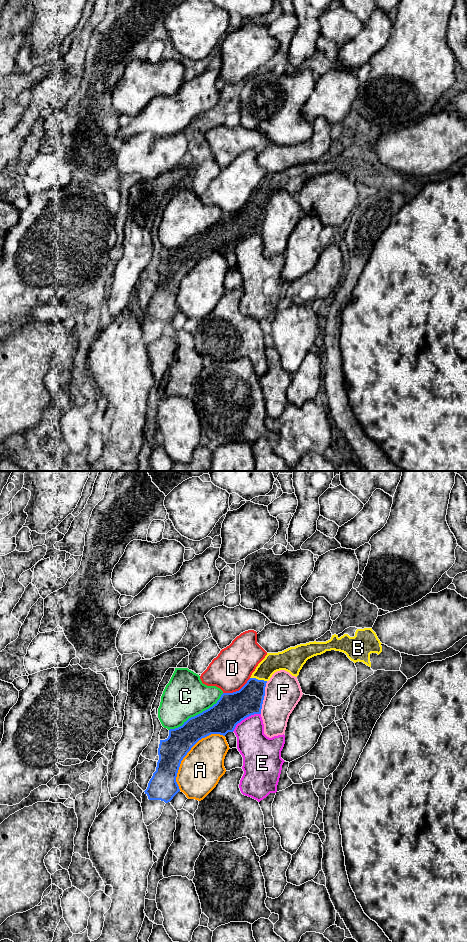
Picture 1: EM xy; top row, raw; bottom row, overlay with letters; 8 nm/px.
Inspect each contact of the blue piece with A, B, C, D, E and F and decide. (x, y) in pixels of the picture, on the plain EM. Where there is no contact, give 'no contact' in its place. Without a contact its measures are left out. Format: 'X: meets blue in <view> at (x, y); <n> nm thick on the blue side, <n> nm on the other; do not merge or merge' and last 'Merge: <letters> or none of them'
A: meets blue in xy at (187, 272); 220 nm thick on the blue side, 340 nm on the other; do not merge
B: meets blue in xy at (257, 199); 220 nm thick on the blue side, 160 nm on the other; merge
C: meets blue in xy at (198, 234); 240 nm thick on the blue side, 340 nm on the other; do not merge
D: meets blue in xy at (236, 211); 240 nm thick on the blue side, 320 nm on the other; do not merge
E: meets blue in xy at (245, 237); 240 nm thick on the blue side, 260 nm on the other; do not merge
F: meets blue in xy at (263, 217); 240 nm thick on the blue side, 280 nm on the other; do not merge
Merge: B

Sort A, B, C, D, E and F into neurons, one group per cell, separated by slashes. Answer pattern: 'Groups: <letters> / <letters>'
Groups: A / B / C / D / E / F

